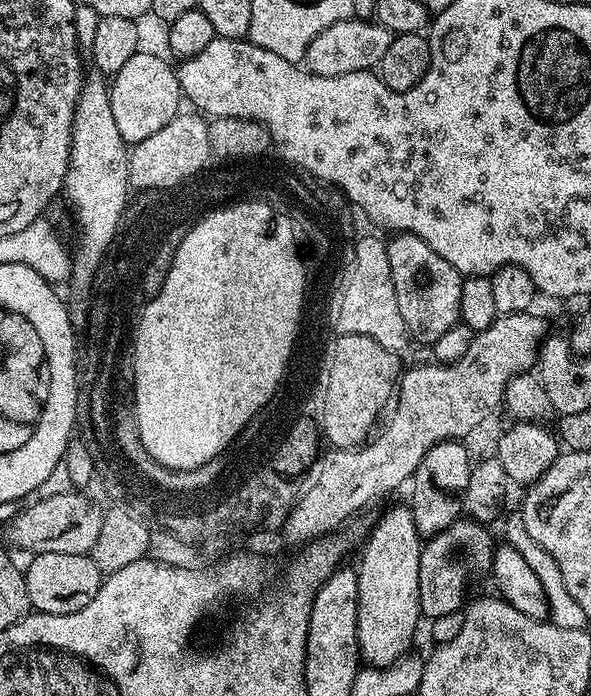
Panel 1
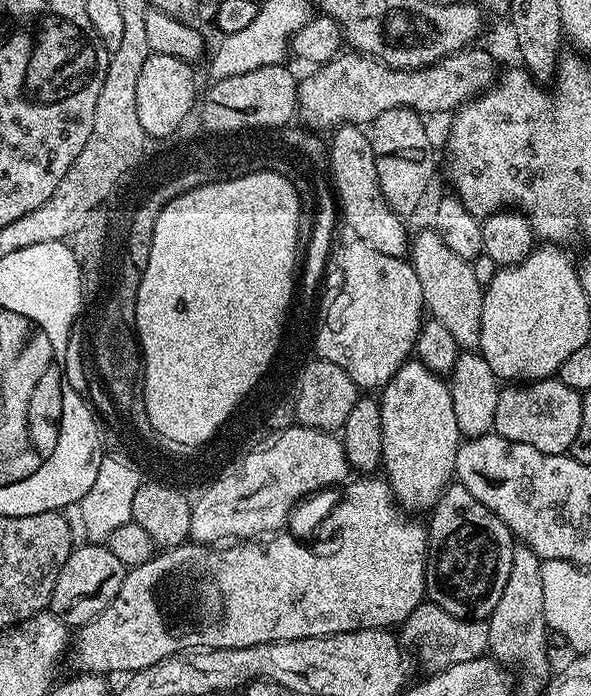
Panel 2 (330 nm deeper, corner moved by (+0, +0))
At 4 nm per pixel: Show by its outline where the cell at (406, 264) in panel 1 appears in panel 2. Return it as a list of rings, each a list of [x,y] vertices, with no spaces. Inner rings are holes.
[[[342,124],[331,133],[330,149],[335,153],[337,199],[344,199],[338,206],[339,215],[355,239],[374,246],[381,254],[407,257],[410,252],[410,232],[404,229],[405,221],[393,212],[391,206],[382,198],[378,186],[378,170],[369,133],[363,127],[354,124]]]

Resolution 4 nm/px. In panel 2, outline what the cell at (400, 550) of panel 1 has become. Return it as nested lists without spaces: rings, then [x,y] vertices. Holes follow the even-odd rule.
[[[409,358],[378,399],[382,414],[382,468],[388,471],[386,479],[392,495],[405,513],[427,513],[435,509],[444,489],[453,483],[456,455],[462,443],[449,381],[431,372],[421,360]]]

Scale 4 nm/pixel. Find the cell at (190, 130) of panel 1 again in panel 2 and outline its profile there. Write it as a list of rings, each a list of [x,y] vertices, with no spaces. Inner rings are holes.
[[[284,64],[262,66],[258,70],[250,70],[250,74],[234,74],[234,78],[217,80],[211,86],[213,88],[205,96],[203,93],[199,112],[207,116],[207,122],[212,128],[226,128],[230,132],[245,130],[244,128],[275,130],[291,125],[298,112],[298,81]]]

